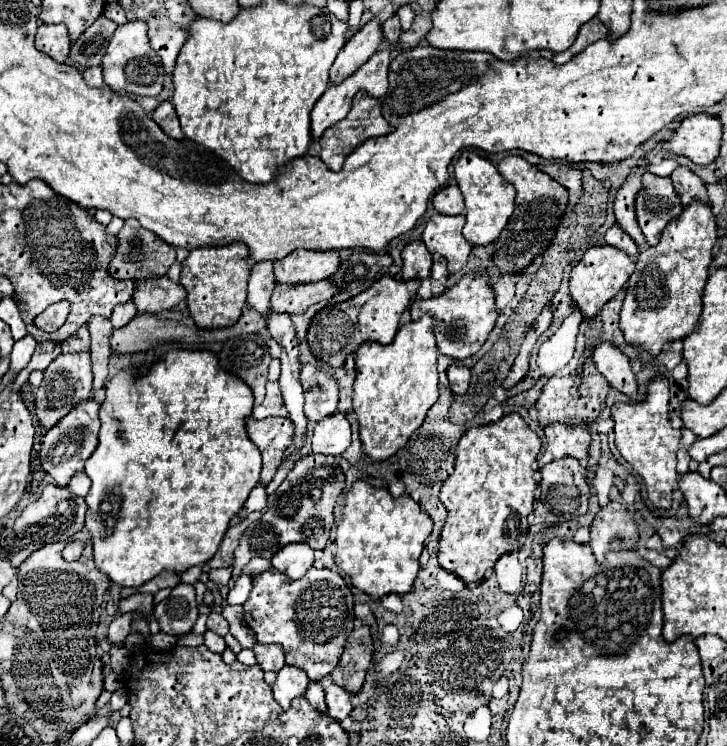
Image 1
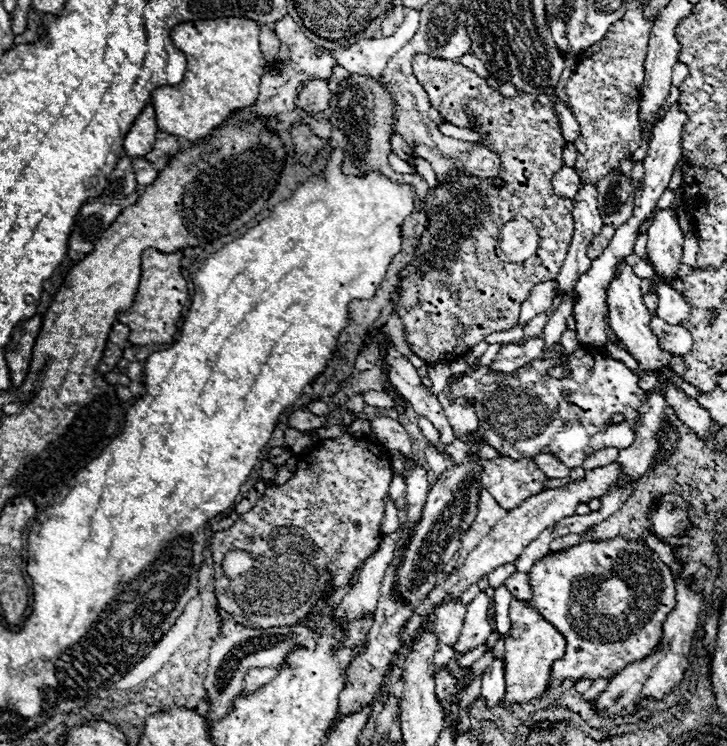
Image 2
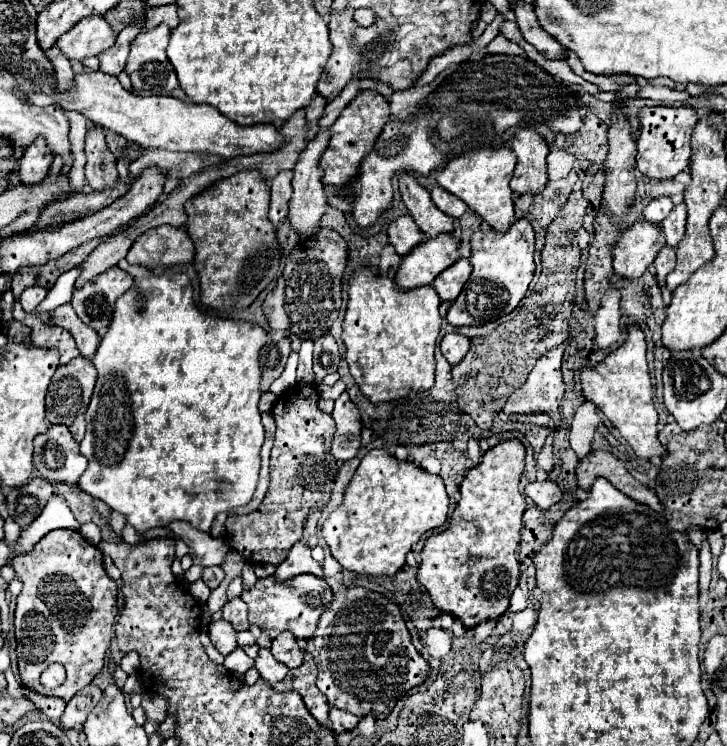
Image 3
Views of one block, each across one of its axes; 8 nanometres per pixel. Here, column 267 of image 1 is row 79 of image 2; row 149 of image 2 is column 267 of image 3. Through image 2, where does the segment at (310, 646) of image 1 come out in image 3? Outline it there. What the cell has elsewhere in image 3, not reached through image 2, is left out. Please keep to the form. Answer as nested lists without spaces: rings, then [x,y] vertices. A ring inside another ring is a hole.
[[[272,576],[260,578],[252,588],[242,592],[242,600],[248,604],[248,616],[250,624],[256,624],[262,634],[268,638],[276,638],[280,632],[288,630],[298,640],[312,638],[320,616],[326,612],[326,608],[332,604],[332,588],[326,584],[324,578],[316,576],[294,576],[286,582],[276,582]]]

